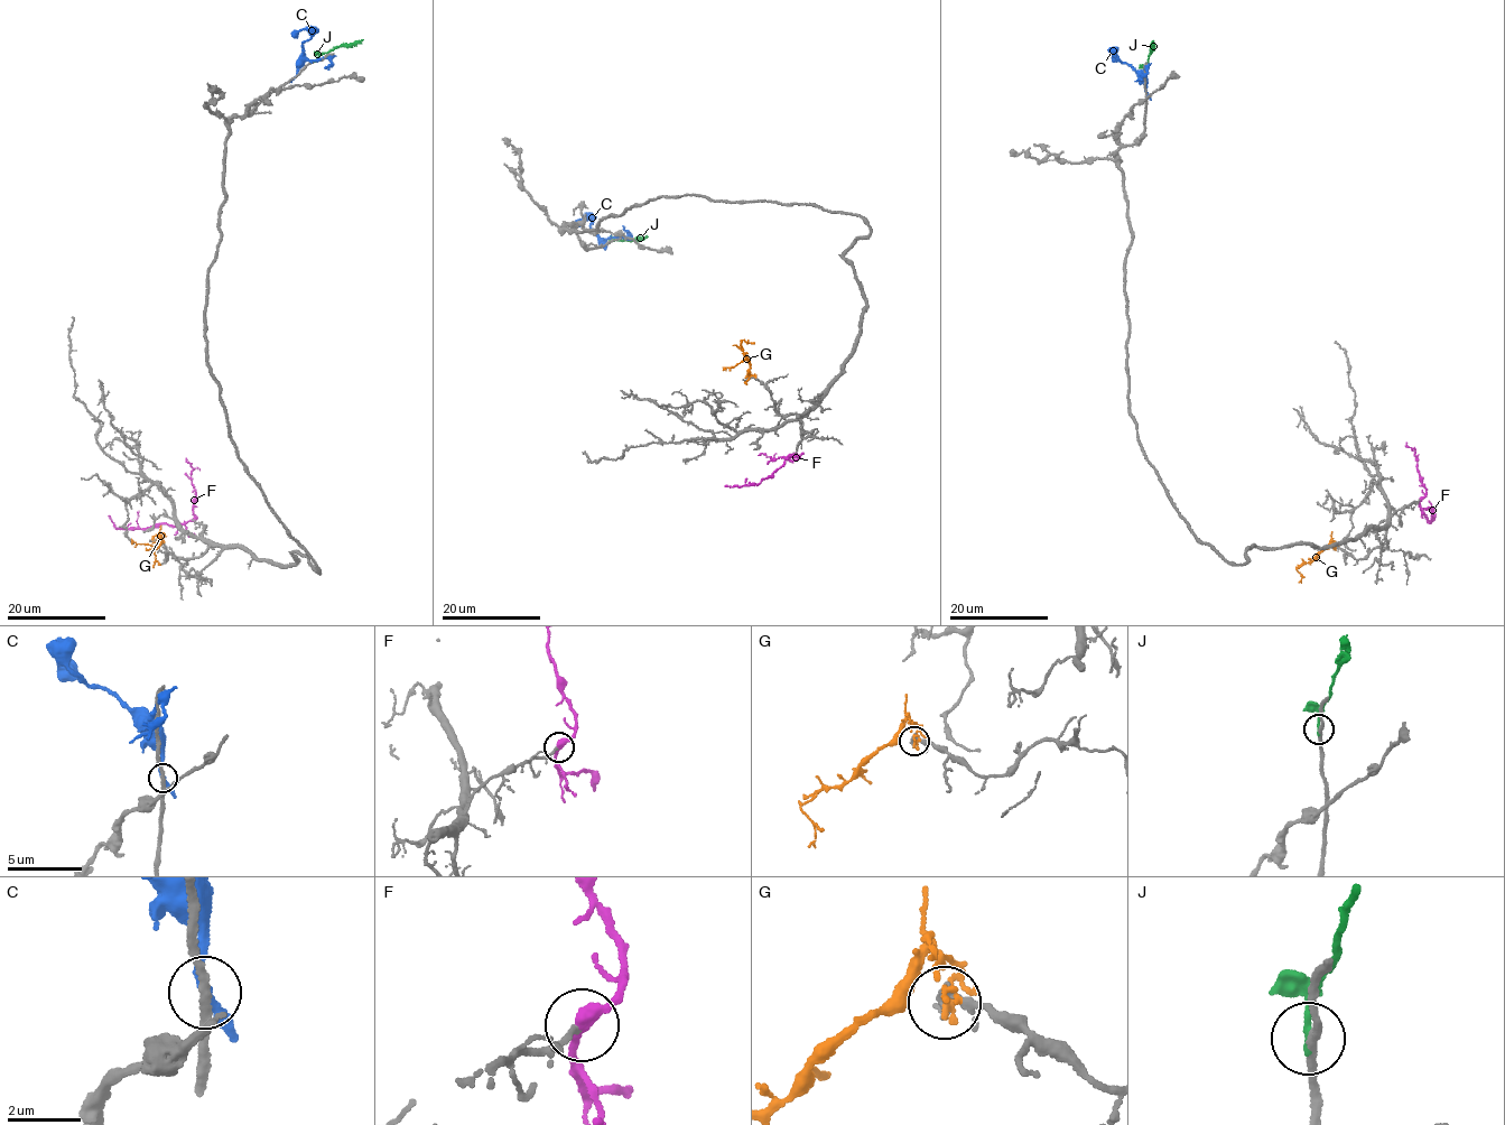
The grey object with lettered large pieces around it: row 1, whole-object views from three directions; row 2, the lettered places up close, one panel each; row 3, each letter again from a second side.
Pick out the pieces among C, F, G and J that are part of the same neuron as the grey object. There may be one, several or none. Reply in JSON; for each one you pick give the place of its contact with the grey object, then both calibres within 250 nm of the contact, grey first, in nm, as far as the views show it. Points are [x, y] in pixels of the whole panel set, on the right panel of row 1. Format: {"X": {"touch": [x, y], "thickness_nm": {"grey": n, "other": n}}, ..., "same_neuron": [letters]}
{"F": {"touch": [1420, 500], "thickness_nm": {"grey": 160, "other": 280}}, "same_neuron": ["F"]}

